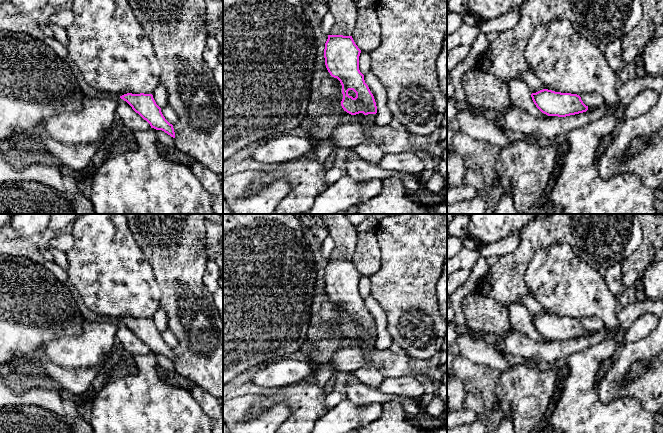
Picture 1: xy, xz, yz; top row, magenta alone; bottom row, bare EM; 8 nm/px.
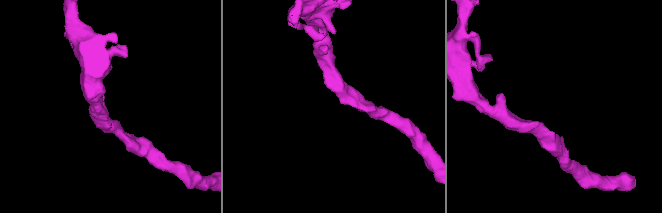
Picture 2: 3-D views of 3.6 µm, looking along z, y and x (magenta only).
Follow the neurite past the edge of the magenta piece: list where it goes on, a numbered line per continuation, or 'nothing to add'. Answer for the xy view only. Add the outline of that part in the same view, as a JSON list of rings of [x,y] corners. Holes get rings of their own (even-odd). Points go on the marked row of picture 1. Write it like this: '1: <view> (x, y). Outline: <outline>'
nothing to add

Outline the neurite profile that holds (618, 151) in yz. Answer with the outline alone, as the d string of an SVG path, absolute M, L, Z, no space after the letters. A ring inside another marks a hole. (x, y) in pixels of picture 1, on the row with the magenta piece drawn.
M663 88L659 99L646 114L624 120L616 129L611 142L598 162L599 174L608 179L616 174L634 173L649 188L658 189L663 182L663 138L657 132L663 128ZM635 138L648 138L645 150L629 155L629 146Z

